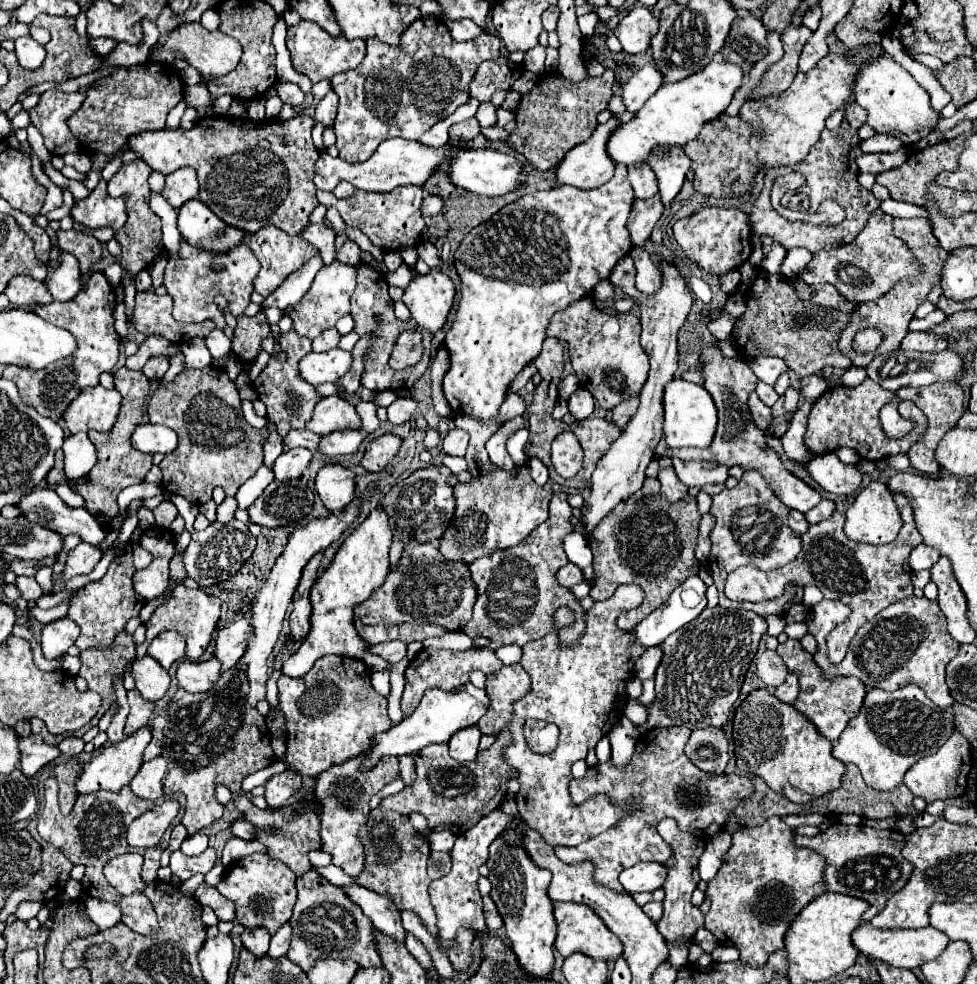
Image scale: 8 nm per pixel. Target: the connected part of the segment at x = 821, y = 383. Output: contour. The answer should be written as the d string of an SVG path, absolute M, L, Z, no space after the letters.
M810 375L800 379L800 393L804 397L812 397L812 401L816 401L826 389L830 389L830 381L822 375Z

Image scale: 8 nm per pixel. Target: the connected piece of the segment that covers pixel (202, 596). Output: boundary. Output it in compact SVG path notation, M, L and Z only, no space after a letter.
M178 585L174 589L174 597L170 603L156 607L156 611L152 613L150 621L148 621L148 629L146 629L146 639L148 643L152 643L152 639L162 633L162 631L178 631L180 635L184 635L186 639L186 655L190 661L198 661L204 651L208 649L210 641L212 641L212 633L216 631L216 625L220 621L220 605L222 601L214 595L206 595L202 589L188 589L186 585Z

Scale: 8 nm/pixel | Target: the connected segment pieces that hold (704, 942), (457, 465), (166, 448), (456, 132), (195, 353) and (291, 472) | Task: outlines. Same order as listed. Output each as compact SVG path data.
M698 929L696 943L698 943L706 953L712 953L714 947L718 947L718 939L716 939L710 931L706 931L706 929Z
M444 455L442 463L444 463L454 475L466 471L466 459L464 459L464 457L448 457L448 455Z
M142 423L132 435L132 445L142 453L170 453L176 449L178 437L166 425Z
M476 117L466 119L462 123L456 123L450 127L450 139L452 141L470 141L480 133L480 123Z
M190 339L182 345L184 365L186 369L200 369L212 365L212 355L204 343L204 339Z
M298 447L298 449L290 449L290 451L284 451L276 463L274 463L274 475L276 479L280 481L288 481L288 479L298 479L302 477L304 469L308 467L310 463L310 451L304 449L304 447Z

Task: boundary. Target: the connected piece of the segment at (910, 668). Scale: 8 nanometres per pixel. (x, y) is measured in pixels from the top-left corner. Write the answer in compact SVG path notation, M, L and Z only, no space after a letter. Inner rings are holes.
M908 597L886 607L874 621L868 621L854 641L850 651L840 663L830 663L826 673L834 675L858 675L866 687L878 687L886 691L900 689L902 685L916 683L938 707L954 705L954 699L946 685L946 665L958 655L960 643L956 643L948 629L946 617L938 601L926 597Z

